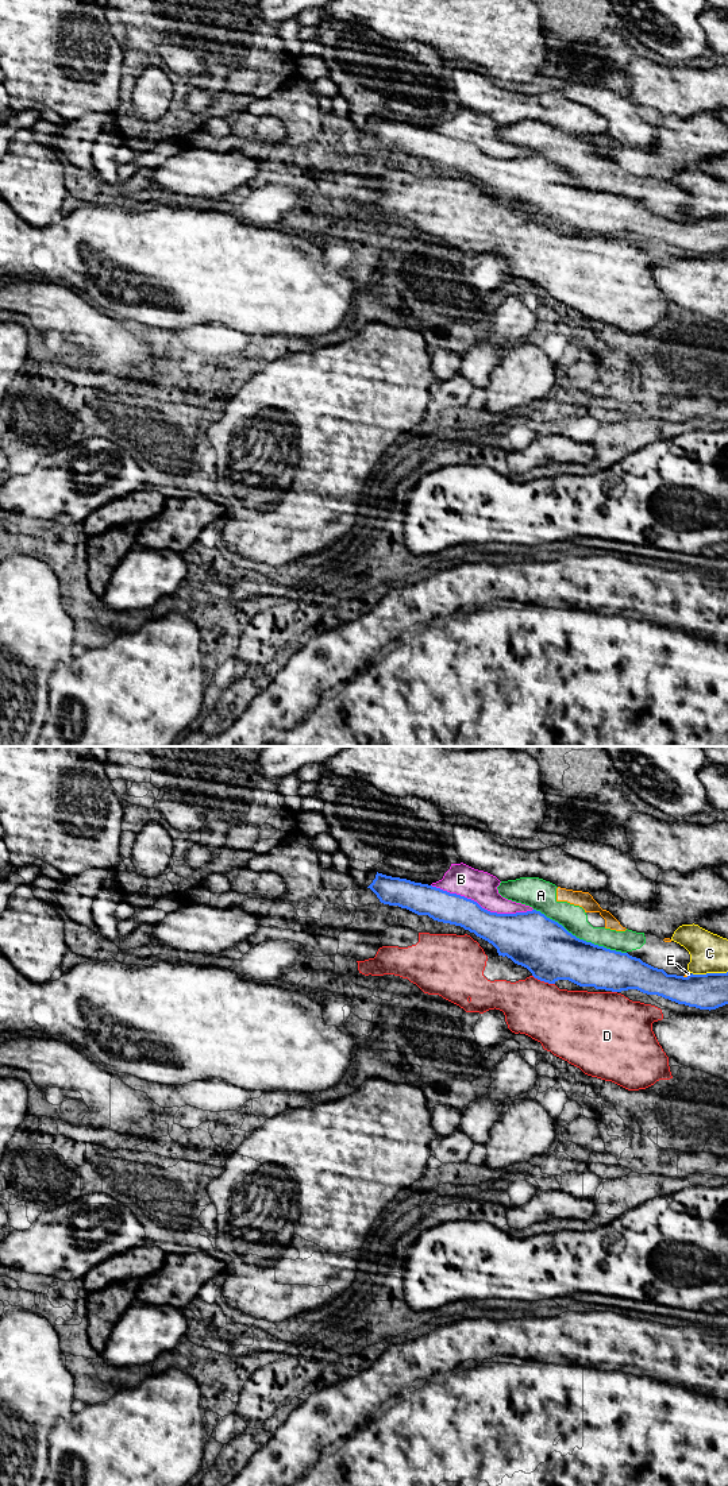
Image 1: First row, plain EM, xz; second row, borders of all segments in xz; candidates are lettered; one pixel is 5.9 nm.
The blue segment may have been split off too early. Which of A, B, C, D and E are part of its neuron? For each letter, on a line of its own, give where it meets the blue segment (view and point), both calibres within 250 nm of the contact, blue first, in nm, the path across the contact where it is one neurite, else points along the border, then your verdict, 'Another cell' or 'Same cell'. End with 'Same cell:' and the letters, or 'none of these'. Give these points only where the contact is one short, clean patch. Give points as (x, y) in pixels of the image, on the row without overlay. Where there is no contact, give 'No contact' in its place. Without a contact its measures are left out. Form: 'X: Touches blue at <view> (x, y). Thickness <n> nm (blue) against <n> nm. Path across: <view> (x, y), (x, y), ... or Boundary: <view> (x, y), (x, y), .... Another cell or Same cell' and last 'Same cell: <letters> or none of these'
A: Touches blue at xz (578, 182). Thickness 320 nm (blue) against 160 nm. Another cell
B: Touches blue at xz (481, 151). Thickness 260 nm (blue) against 190 nm. Another cell
C: Touches blue at xz (709, 217). Thickness 220 nm (blue) against 220 nm. Another cell
D: Touches blue at xz (543, 224). Thickness 320 nm (blue) against 360 nm. Another cell
E: Touches blue at xz (685, 222). Thickness 220 nm (blue) against 20 nm. Another cell
Same cell: none of these

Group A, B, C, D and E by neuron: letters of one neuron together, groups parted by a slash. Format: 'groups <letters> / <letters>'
groups A E / B / C / D

